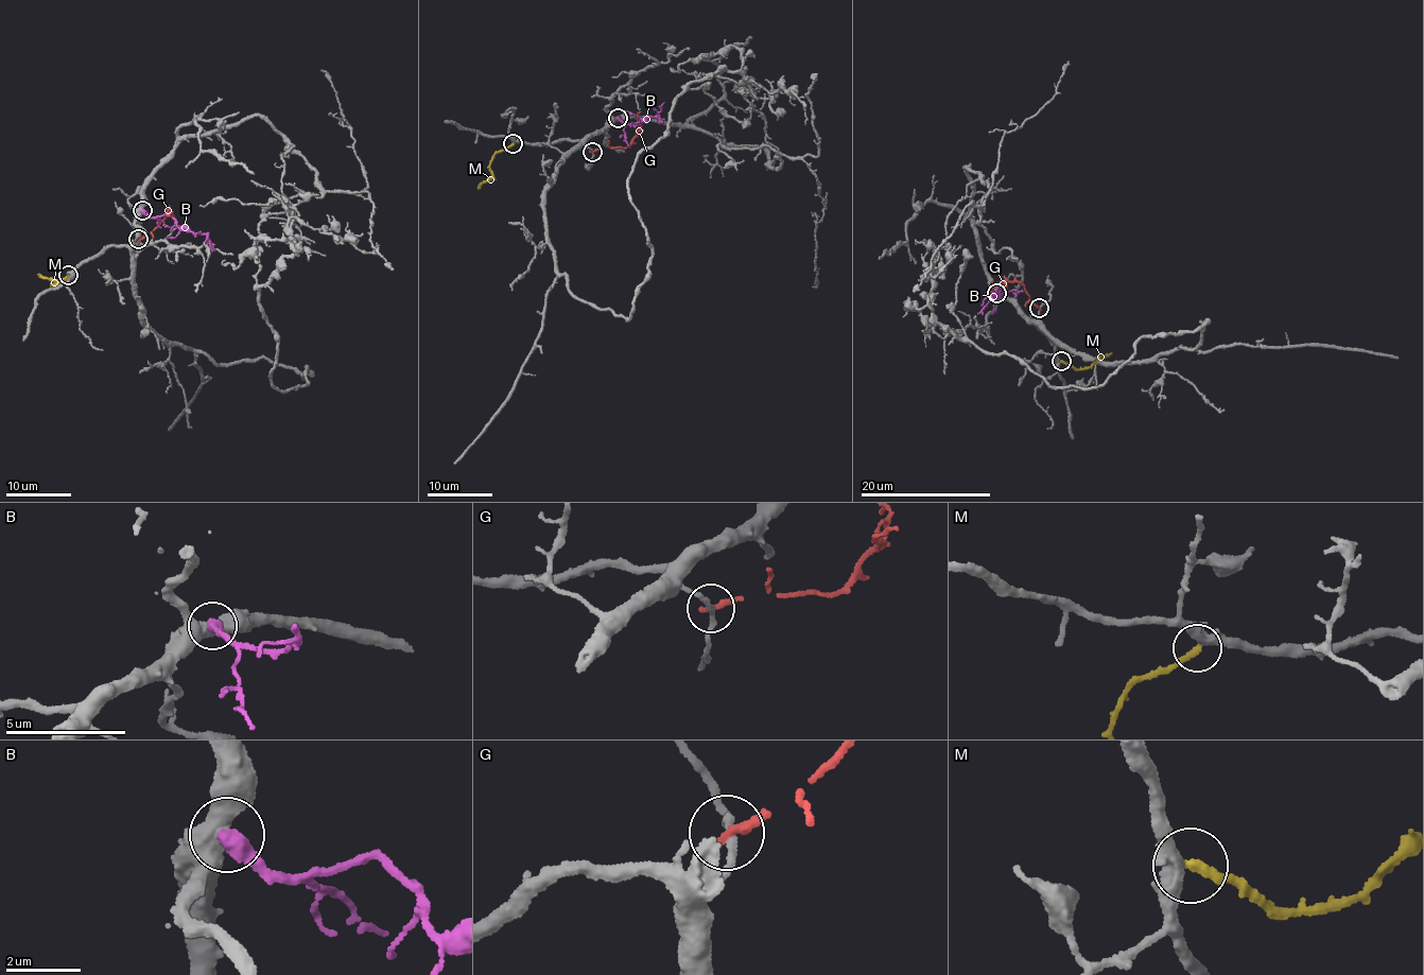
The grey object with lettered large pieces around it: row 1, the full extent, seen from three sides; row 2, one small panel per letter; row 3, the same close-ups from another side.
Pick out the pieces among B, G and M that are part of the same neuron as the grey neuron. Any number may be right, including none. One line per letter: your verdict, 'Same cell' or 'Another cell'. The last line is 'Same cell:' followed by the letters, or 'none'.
B: Another cell
G: Another cell
M: Same cell
Same cell: M

